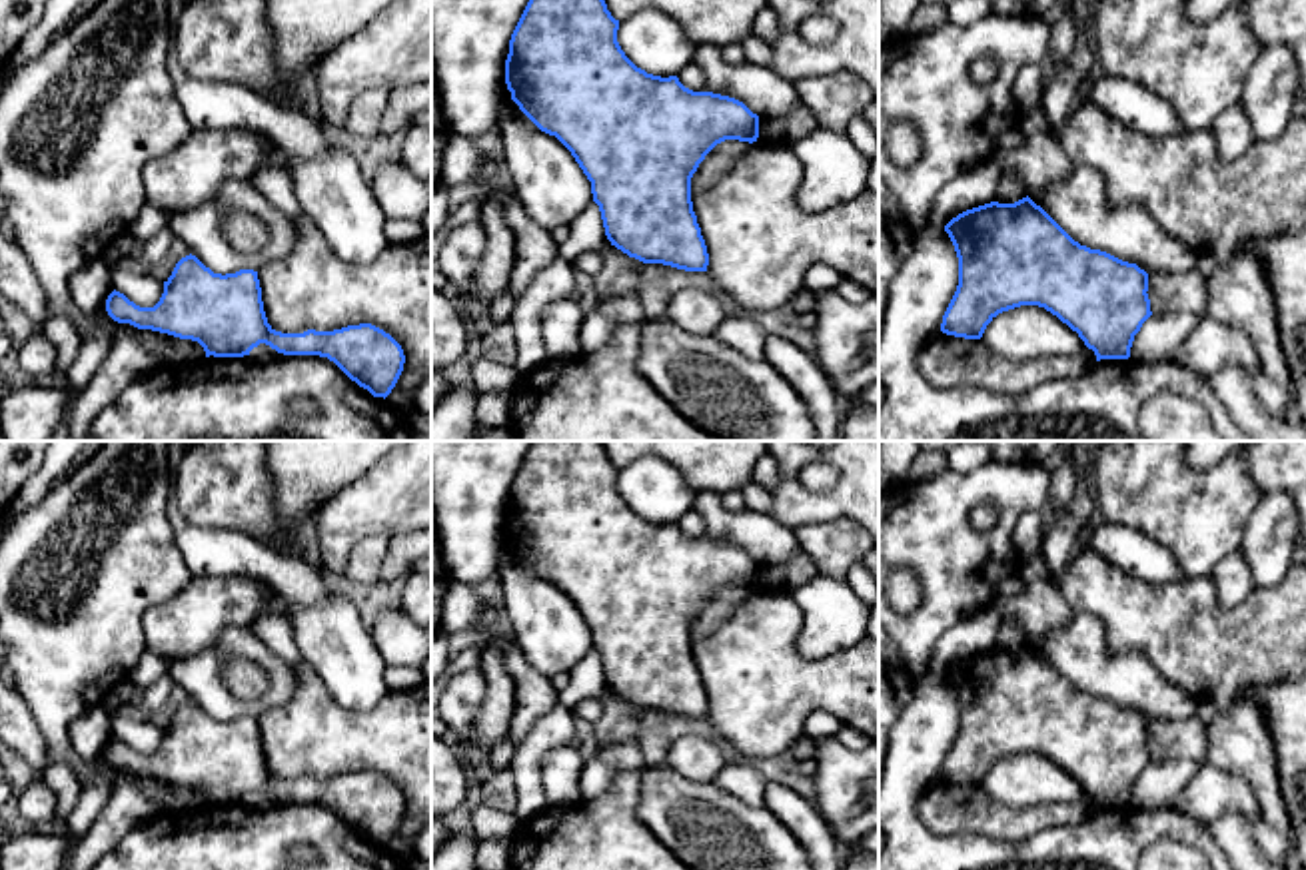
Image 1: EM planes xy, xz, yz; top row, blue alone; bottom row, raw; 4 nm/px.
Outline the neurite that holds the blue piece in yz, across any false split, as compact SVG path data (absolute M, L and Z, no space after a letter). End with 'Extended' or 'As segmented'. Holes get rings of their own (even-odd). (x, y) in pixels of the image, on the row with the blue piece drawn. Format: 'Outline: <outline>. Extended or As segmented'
Outline: M1028 196L967 210L945 231L959 257L959 285L943 315L943 333L980 339L998 313L1038 305L1076 331L1096 361L1130 357L1134 335L1152 315L1148 273L1136 263L1080 245Z. As segmented

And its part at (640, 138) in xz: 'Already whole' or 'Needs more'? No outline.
Already whole

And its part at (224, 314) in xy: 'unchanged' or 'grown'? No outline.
unchanged

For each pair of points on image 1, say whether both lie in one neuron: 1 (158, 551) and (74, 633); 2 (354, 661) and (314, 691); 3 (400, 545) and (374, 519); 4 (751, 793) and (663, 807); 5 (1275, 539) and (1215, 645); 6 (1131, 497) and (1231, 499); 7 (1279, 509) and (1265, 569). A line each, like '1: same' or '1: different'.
1: same
2: different
3: different
4: different
5: different
6: same
7: same

